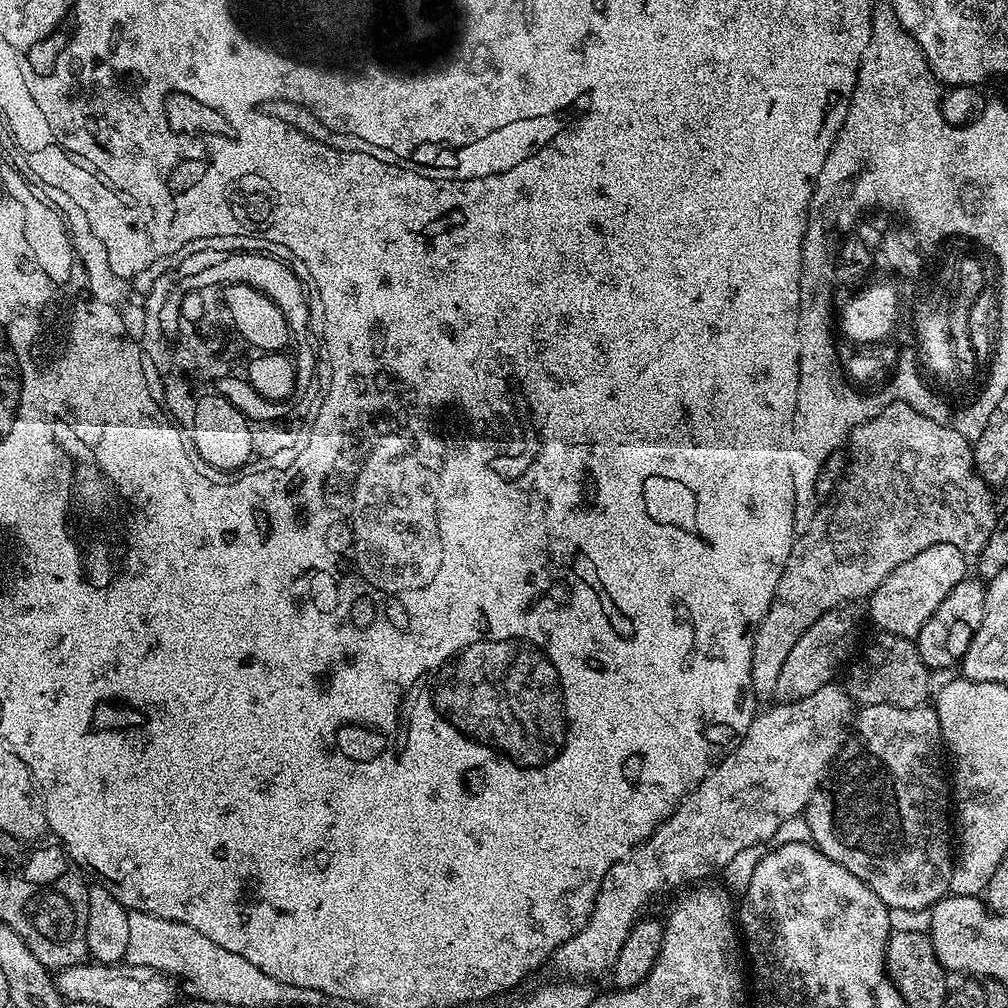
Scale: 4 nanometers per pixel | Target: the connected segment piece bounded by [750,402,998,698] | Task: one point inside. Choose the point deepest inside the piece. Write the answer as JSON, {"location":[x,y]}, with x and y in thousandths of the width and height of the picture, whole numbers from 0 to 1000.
{"location":[905,482]}

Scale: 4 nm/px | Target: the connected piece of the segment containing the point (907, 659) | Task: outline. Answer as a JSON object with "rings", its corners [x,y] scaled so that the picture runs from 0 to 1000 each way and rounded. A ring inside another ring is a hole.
{"rings":[[[873,627],[871,633],[877,638],[877,652],[865,647],[858,655],[853,655],[835,675],[835,681],[848,699],[885,698],[893,703],[914,701],[923,690],[923,665],[911,649],[908,634],[900,631],[888,631],[882,627]]]}

